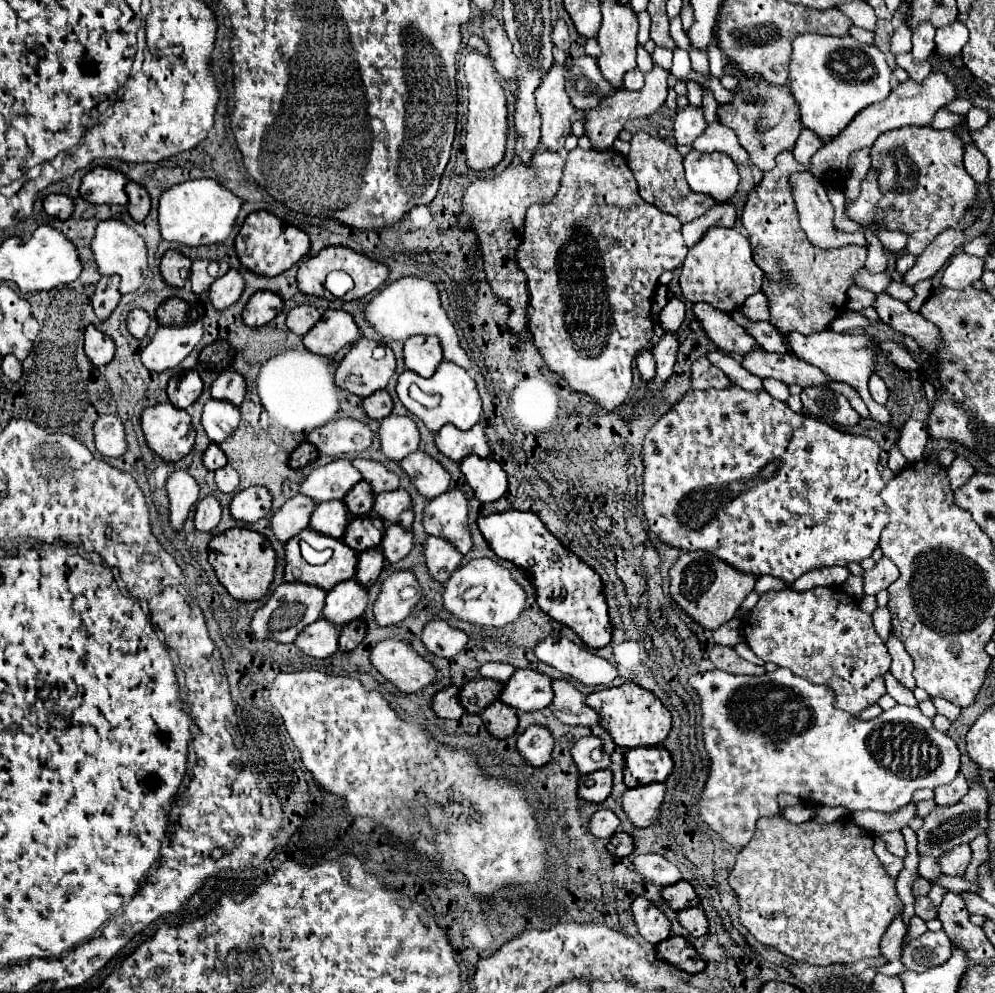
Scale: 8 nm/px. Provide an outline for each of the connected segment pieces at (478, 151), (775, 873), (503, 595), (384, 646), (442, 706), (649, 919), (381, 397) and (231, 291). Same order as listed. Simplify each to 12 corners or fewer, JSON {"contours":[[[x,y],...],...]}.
{"contours":[[[465,56],[465,156],[471,170],[503,160],[507,98],[493,58]],[[759,818],[729,884],[759,942],[881,956],[905,908],[851,818]],[[491,558],[463,564],[443,606],[459,620],[507,626],[527,592]],[[403,640],[371,650],[373,666],[401,692],[435,682],[437,668]],[[459,686],[435,694],[433,710],[439,718],[461,718]],[[651,900],[631,904],[641,936],[663,942],[671,922]],[[387,390],[363,400],[365,412],[381,420],[391,414],[393,400]],[[231,268],[211,284],[209,298],[217,310],[241,298],[245,280]]]}

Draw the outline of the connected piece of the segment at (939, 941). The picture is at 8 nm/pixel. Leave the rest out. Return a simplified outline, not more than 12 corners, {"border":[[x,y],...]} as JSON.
{"border":[[925,932],[903,948],[907,970],[925,972],[953,954],[949,936]]}

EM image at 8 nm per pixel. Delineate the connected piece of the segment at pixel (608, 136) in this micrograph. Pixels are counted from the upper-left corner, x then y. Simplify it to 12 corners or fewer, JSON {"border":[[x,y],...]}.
{"border":[[653,66],[641,90],[621,90],[585,114],[595,150],[613,148],[623,124],[659,110],[669,70]]}

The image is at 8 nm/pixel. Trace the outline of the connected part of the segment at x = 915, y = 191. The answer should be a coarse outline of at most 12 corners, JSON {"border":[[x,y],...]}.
{"border":[[903,126],[871,148],[883,228],[919,256],[967,228],[977,186],[953,130]]}

